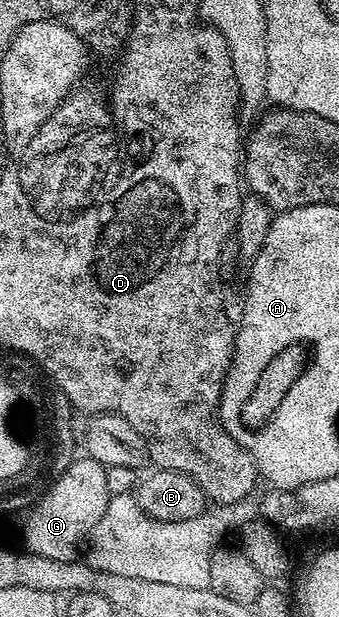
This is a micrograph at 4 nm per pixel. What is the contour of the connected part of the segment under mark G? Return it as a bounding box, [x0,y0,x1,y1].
[20,458,111,562]

